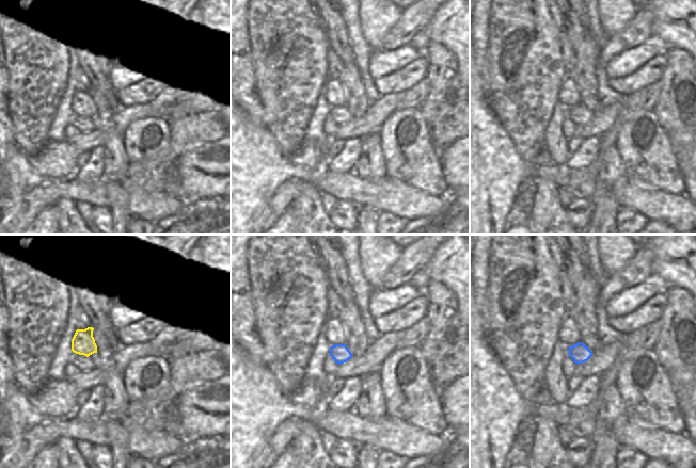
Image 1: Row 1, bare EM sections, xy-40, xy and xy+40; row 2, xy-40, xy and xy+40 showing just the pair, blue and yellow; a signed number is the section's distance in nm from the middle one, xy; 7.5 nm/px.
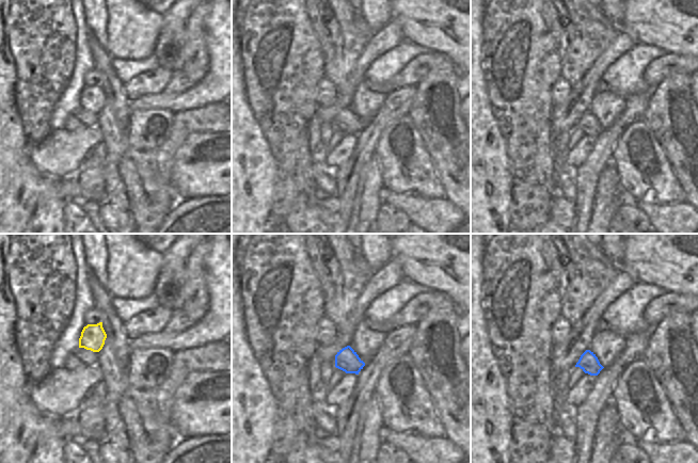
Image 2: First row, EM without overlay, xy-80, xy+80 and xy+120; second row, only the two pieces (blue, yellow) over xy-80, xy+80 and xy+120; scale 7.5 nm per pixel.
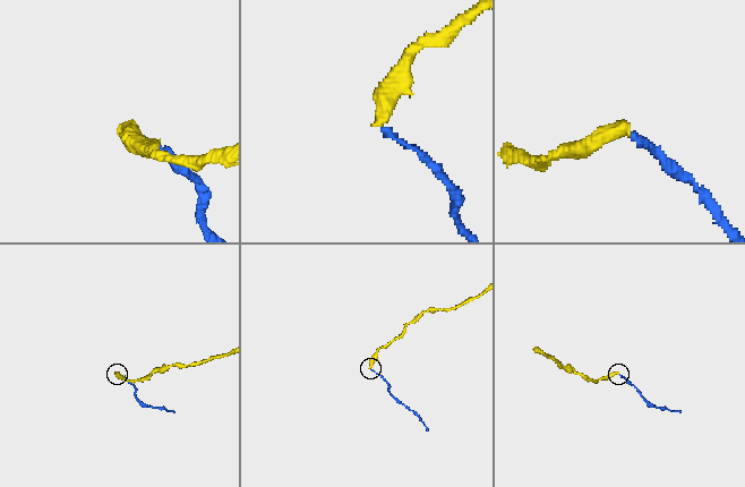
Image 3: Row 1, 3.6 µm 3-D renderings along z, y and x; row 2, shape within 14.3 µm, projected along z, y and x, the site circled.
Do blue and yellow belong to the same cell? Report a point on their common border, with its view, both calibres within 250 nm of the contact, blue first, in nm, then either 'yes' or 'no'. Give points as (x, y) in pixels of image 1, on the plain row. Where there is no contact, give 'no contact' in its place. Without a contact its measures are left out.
no contact; no

